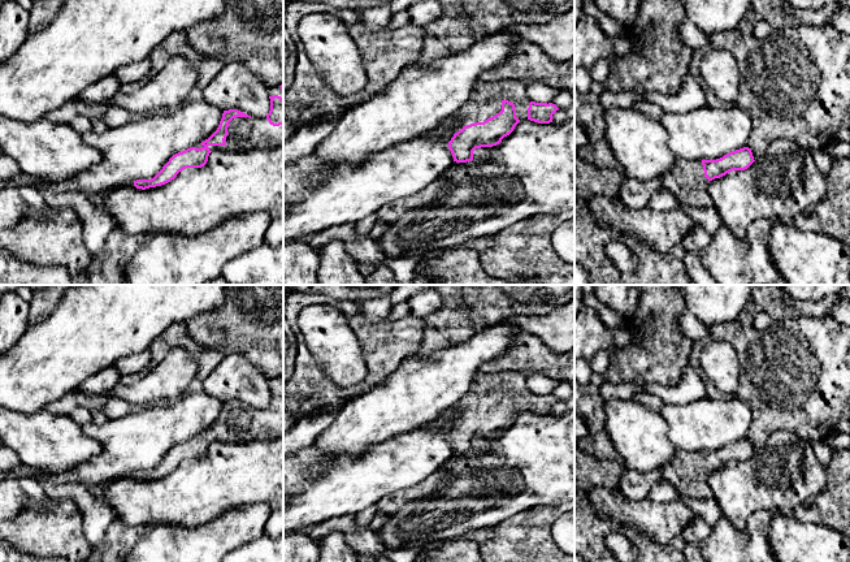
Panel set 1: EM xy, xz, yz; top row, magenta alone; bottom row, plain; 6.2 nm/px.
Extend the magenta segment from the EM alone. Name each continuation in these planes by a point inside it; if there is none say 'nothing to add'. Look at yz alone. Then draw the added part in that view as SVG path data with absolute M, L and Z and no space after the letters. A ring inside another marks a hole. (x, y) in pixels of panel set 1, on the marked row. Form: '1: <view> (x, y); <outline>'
1: yz (686, 181); M680 160L663 176L663 187L671 191L678 207L710 207L712 200L707 194L708 180L704 177L702 160Z

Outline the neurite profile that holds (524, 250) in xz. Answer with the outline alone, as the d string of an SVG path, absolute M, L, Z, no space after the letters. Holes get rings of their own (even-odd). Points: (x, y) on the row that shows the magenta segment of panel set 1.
M560 208L520 220L495 235L494 245L480 254L483 271L511 285L532 278L538 285L574 285L574 265L565 263L552 248L551 235L563 222L574 219L574 208Z

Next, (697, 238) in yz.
M695 222L694 228L684 237L681 245L685 251L699 252L711 241L711 235Z

